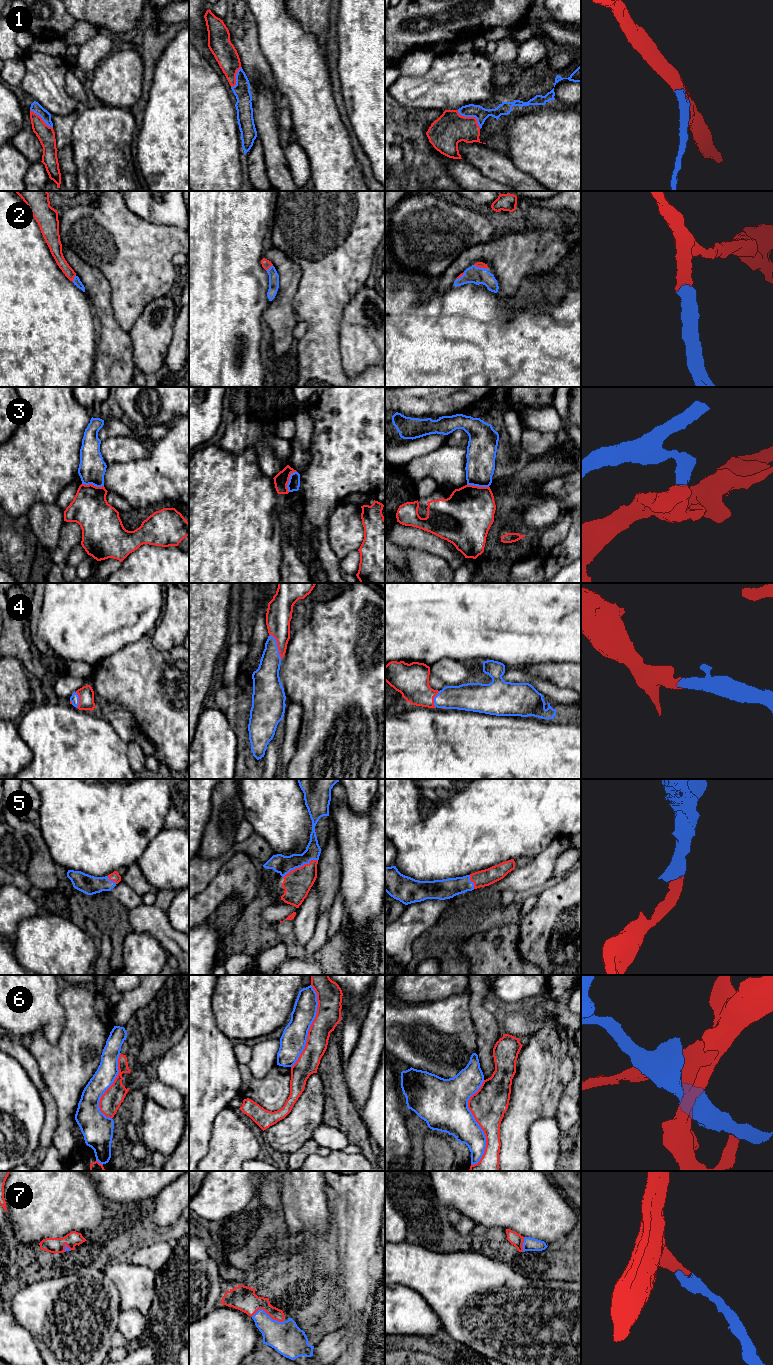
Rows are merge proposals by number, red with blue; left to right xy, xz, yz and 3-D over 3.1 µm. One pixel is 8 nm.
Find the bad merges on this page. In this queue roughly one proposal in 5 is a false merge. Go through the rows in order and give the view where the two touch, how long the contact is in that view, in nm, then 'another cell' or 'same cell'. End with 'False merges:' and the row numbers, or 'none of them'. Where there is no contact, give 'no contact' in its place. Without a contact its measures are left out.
1: contact in yz; length 240 nm; same cell
2: contact in yz; length 110 nm; same cell
3: contact in xz; length 180 nm; another cell
4: contact in xz; length 220 nm; same cell
5: contact in xz; length 320 nm; same cell
6: contact in yz; length 700 nm; another cell
7: contact in xz; length 260 nm; same cell
False merges: 3, 6

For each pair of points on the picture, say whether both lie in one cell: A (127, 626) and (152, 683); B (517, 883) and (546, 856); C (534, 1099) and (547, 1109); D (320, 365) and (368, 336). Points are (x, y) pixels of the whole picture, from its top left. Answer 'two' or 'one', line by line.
A: two
B: one
C: one
D: two

